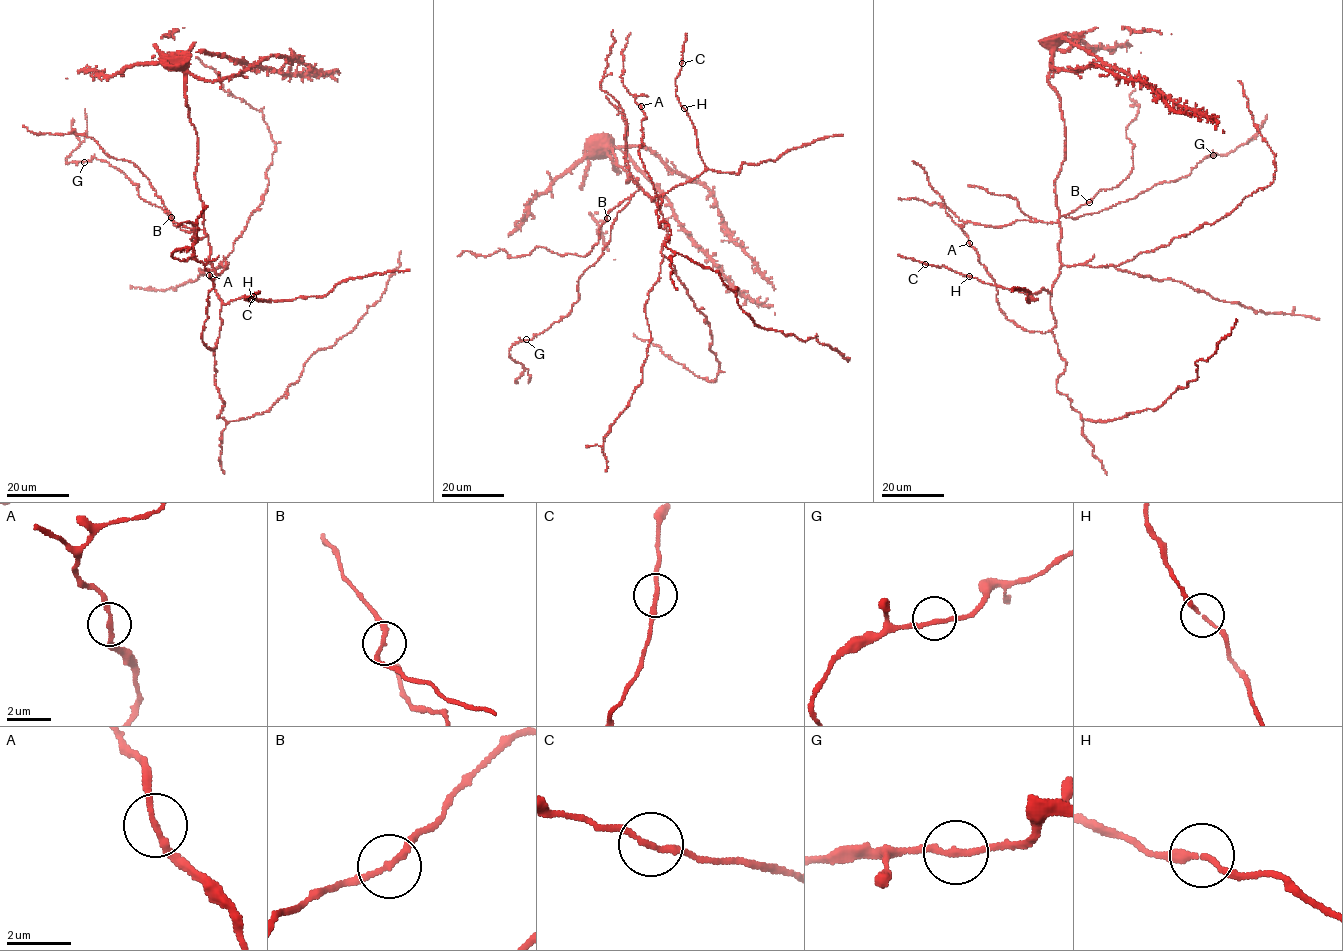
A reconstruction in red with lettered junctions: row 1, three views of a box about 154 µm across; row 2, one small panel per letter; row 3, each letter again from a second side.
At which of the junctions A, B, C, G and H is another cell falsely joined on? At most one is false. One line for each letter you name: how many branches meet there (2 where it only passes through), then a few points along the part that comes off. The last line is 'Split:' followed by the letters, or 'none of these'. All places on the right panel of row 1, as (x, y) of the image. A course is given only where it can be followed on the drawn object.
Split: none of these

